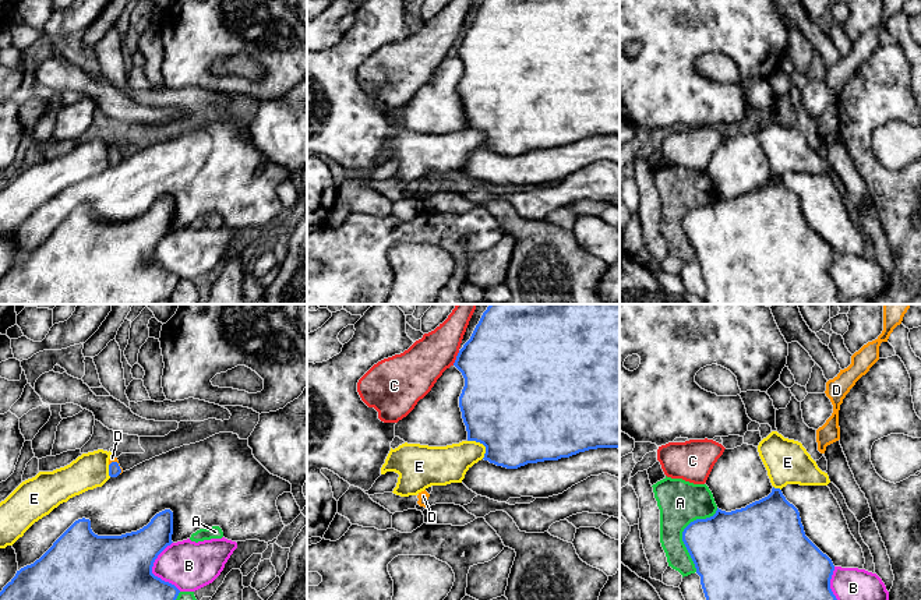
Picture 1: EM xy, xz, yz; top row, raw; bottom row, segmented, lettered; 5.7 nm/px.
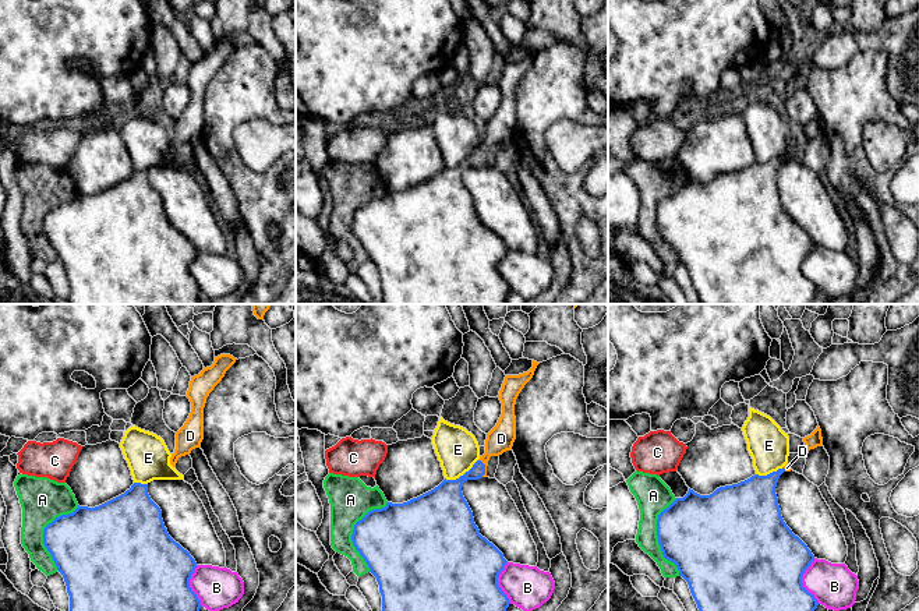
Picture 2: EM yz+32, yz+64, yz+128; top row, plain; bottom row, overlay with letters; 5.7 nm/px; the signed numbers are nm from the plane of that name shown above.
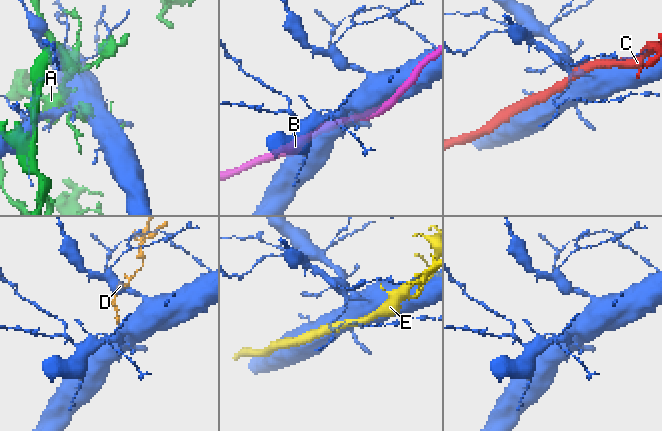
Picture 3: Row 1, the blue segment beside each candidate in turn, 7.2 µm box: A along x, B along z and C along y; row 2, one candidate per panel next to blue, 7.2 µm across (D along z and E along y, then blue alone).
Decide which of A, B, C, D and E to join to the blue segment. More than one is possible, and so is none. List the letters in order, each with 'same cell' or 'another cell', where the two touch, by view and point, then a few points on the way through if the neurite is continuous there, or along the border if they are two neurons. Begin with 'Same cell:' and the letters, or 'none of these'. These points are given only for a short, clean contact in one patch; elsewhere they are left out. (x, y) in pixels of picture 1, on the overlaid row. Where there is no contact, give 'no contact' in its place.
Same cell: D
A: another cell; meets blue in yz at (683, 533)
B: another cell; meets blue in xy at (151, 571)
C: another cell; meets blue in xz at (457, 357)
D: same cell; meets blue in xy at (119, 466); runs through xy (115, 470), (119, 466), (112, 458)
E: another cell; meets blue in xz at (482, 443)

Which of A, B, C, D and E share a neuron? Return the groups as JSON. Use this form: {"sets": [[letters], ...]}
{"sets": [["A"], ["B"], ["C"], ["D"], ["E"]]}

